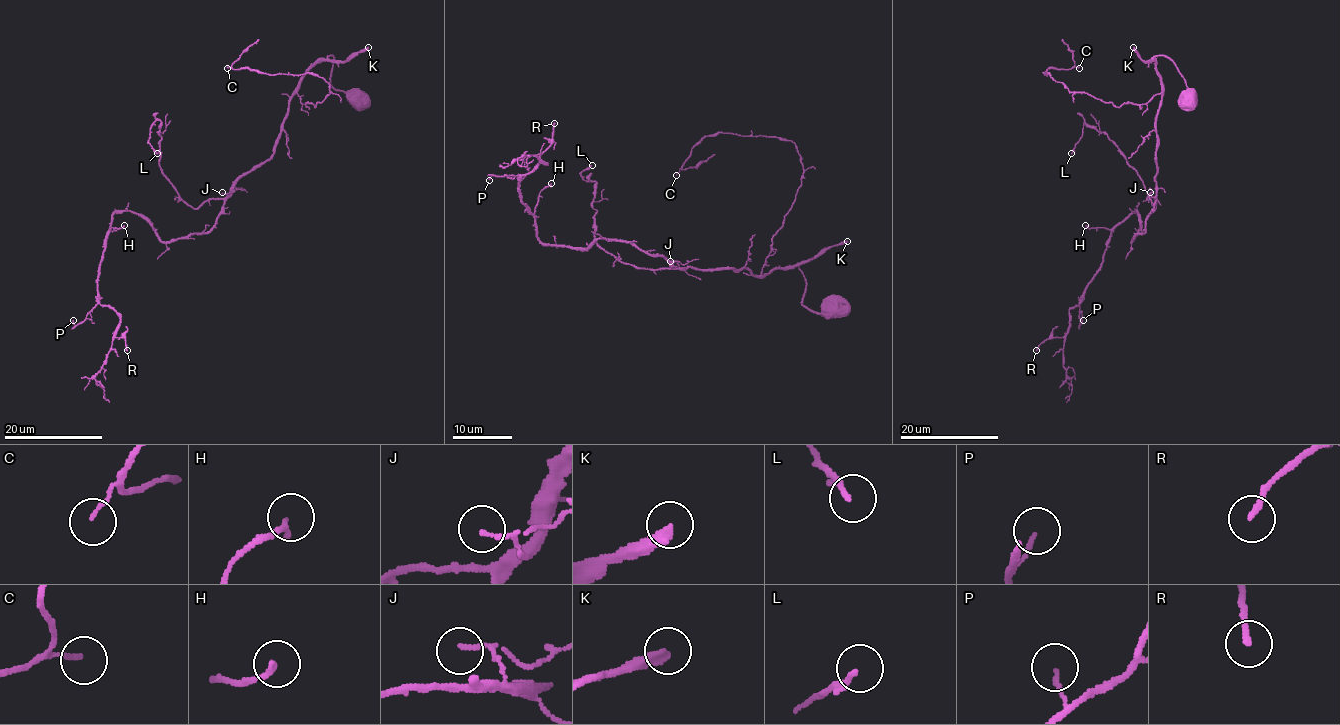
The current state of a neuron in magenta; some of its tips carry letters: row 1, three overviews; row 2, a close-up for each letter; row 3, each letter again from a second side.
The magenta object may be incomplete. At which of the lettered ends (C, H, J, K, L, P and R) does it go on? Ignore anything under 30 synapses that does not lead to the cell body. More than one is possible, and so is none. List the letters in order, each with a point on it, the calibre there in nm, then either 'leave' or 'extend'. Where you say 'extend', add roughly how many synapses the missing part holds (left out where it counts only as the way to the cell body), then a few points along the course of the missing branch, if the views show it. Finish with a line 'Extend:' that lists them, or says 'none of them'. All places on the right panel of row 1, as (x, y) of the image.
C: (1079, 68) | 90 nm | leave
H: (1085, 225) | 180 nm | leave
J: (1150, 192) | 90 nm | leave
K: (1133, 47) | 300 nm | extend | 300 syn
L: (1071, 153) | 160 nm | leave
P: (1083, 320) | 120 nm | leave
R: (1036, 350) | 170 nm | leave
Extend: K

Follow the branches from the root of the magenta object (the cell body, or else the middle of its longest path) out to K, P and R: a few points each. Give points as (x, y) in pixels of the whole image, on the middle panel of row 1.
K: (837, 307), (834, 300), (821, 312), (812, 312), (803, 305), (806, 279), (798, 266), (847, 241)
P: (837, 307), (803, 305), (798, 266), (754, 275), (675, 267), (621, 241), (545, 245), (519, 177), (489, 180)
R: (837, 307), (803, 305), (798, 266), (545, 245), (519, 180), (554, 123)

